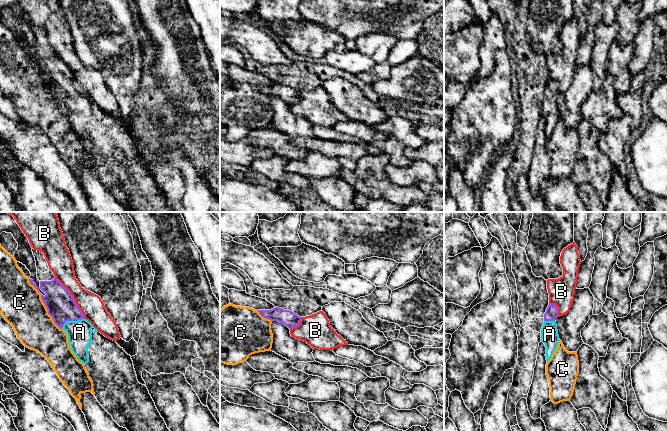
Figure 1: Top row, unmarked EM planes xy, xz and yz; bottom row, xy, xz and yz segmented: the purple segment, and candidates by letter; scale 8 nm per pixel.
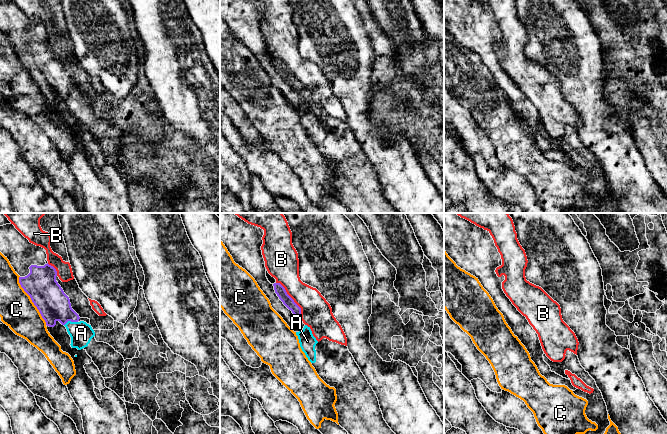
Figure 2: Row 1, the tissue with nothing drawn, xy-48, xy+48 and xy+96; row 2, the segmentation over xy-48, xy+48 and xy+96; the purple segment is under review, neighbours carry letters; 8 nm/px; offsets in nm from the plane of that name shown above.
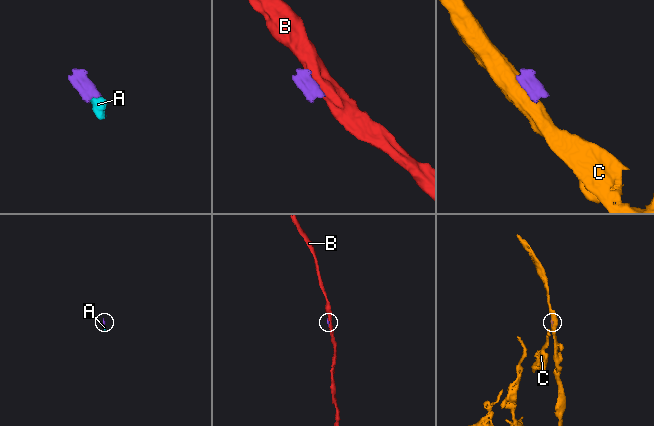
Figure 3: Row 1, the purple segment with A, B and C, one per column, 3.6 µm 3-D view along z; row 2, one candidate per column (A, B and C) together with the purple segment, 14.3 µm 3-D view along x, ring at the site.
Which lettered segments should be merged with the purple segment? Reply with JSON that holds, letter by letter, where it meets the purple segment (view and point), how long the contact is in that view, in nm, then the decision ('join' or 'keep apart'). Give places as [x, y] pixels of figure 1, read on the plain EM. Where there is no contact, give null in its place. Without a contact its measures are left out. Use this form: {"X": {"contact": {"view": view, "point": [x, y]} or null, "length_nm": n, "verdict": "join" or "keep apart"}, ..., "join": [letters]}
{"A": {"contact": {"view": "xy", "point": [72, 96]}, "length_nm": 200, "verdict": "join"}, "B": {"contact": {"view": "xy", "point": [72, 74]}, "length_nm": 420, "verdict": "keep apart"}, "C": {"contact": {"view": "xy", "point": [44, 79]}, "length_nm": 500, "verdict": "keep apart"}, "join": ["A"]}

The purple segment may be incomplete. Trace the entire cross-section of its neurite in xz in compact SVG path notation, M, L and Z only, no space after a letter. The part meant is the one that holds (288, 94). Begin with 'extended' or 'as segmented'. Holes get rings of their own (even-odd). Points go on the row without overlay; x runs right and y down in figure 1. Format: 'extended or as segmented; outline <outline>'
as segmented; outline M275 83L271 86L258 86L258 88L262 93L271 97L278 97L289 105L297 103L301 97L301 93L294 88L279 83Z

